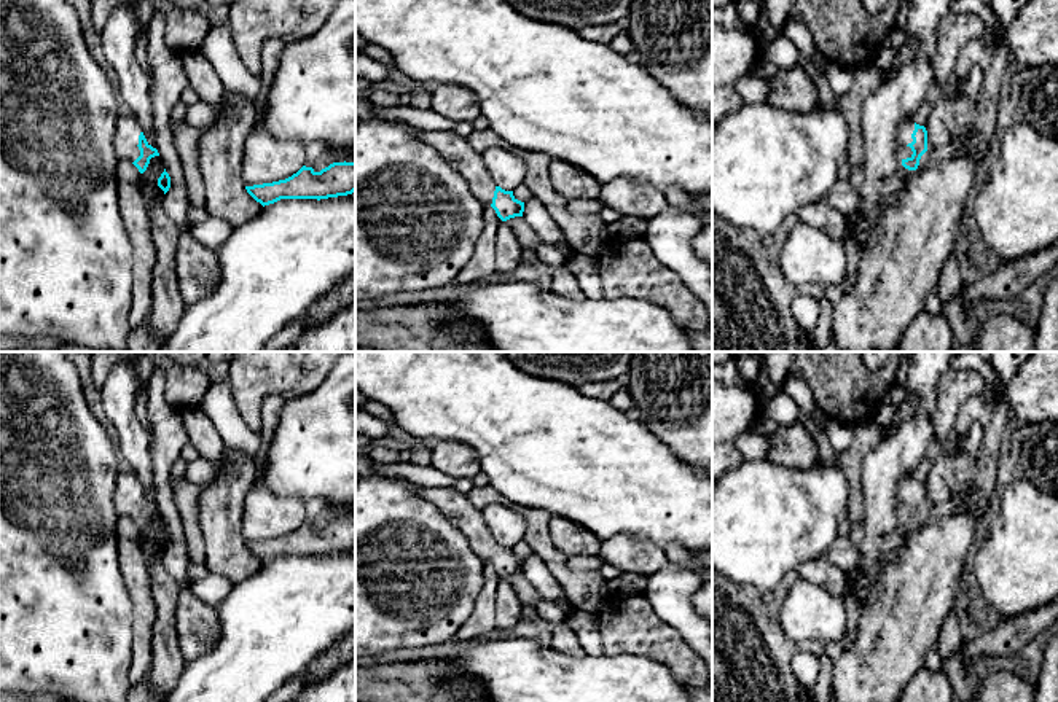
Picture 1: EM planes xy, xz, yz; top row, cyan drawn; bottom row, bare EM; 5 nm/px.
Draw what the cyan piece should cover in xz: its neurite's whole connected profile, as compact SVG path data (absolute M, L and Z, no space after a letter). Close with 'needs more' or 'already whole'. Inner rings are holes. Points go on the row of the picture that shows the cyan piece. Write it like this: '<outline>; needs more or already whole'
M408 126L416 137L435 148L468 181L470 191L483 204L491 205L502 221L523 216L524 202L496 185L488 172L483 156L476 153L465 137L449 131L421 131Z; needs more

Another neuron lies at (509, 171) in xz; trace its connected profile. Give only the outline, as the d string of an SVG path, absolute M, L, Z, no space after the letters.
M491 146L481 156L488 172L502 189L513 191L524 183L527 167L516 154L500 146Z

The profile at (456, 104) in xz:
M438 84L432 92L432 110L443 118L459 123L480 116L480 105L464 86Z

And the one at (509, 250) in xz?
M502 221L496 234L496 272L508 274L521 264L523 248L515 231Z

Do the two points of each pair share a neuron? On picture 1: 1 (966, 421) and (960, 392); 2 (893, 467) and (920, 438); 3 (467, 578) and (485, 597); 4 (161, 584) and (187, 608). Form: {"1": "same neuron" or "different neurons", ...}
{"1": "different neurons", "2": "same neuron", "3": "different neurons", "4": "different neurons"}

